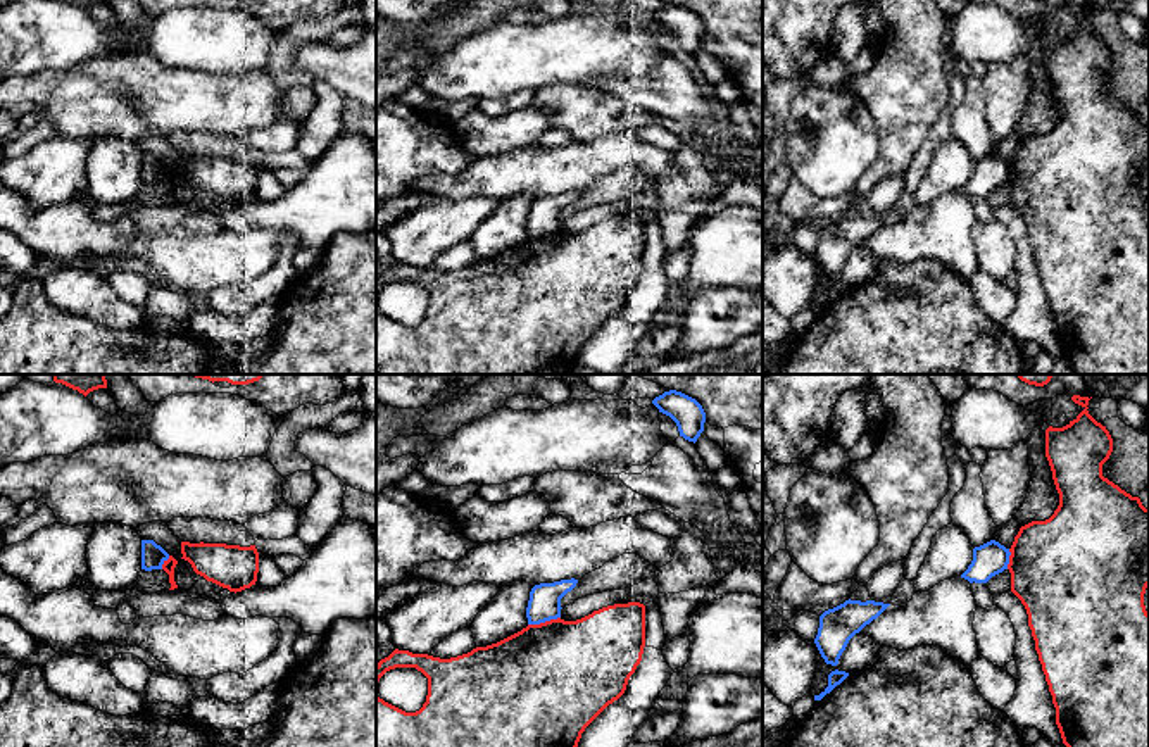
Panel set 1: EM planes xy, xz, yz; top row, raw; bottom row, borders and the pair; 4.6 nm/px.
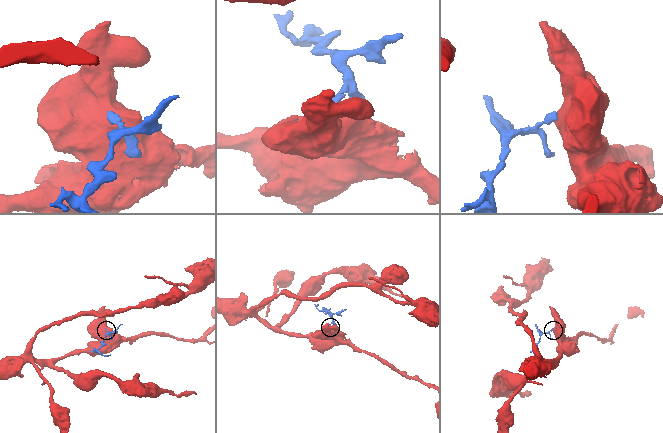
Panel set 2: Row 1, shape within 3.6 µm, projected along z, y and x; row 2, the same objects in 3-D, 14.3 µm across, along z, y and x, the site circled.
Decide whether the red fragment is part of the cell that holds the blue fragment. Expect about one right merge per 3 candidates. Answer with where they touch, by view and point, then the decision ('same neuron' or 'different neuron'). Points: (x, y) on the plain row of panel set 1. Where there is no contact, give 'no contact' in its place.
xz (544, 235) | different neuron

